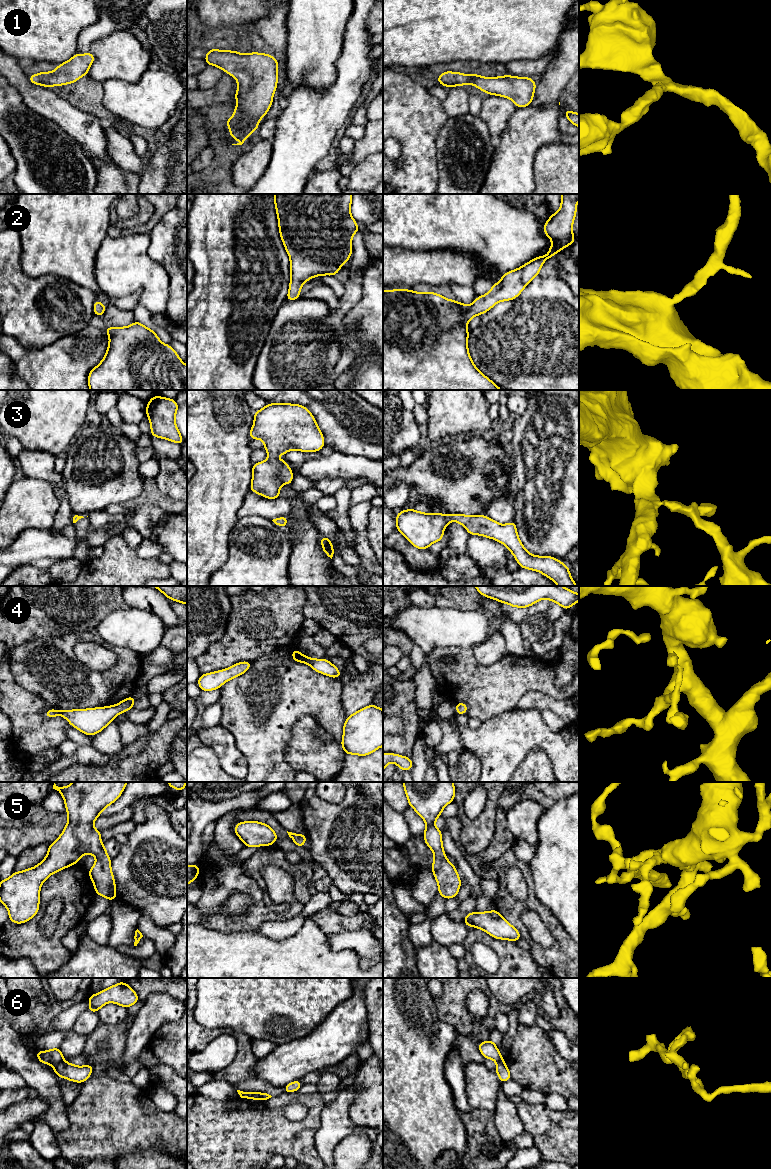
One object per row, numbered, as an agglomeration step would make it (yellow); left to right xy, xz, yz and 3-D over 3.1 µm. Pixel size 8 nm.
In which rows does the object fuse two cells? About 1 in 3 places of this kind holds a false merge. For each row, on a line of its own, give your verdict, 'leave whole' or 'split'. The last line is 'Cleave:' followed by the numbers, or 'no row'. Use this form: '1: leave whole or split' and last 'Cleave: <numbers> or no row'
1: leave whole
2: leave whole
3: leave whole
4: leave whole
5: leave whole
6: split
Cleave: 6

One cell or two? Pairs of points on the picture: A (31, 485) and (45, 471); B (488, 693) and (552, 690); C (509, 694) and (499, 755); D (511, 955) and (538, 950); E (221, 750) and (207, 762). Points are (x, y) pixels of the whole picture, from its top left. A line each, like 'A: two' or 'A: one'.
A: two
B: one
C: two
D: two
E: two

